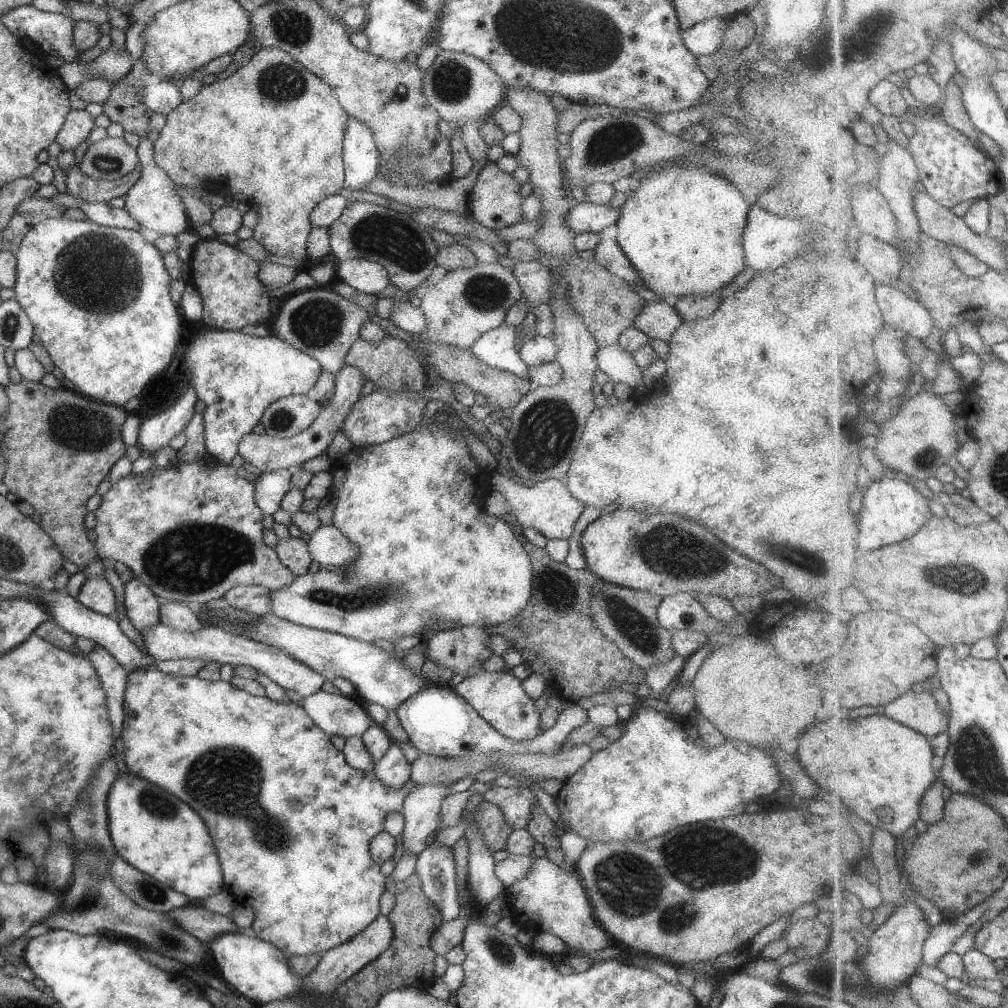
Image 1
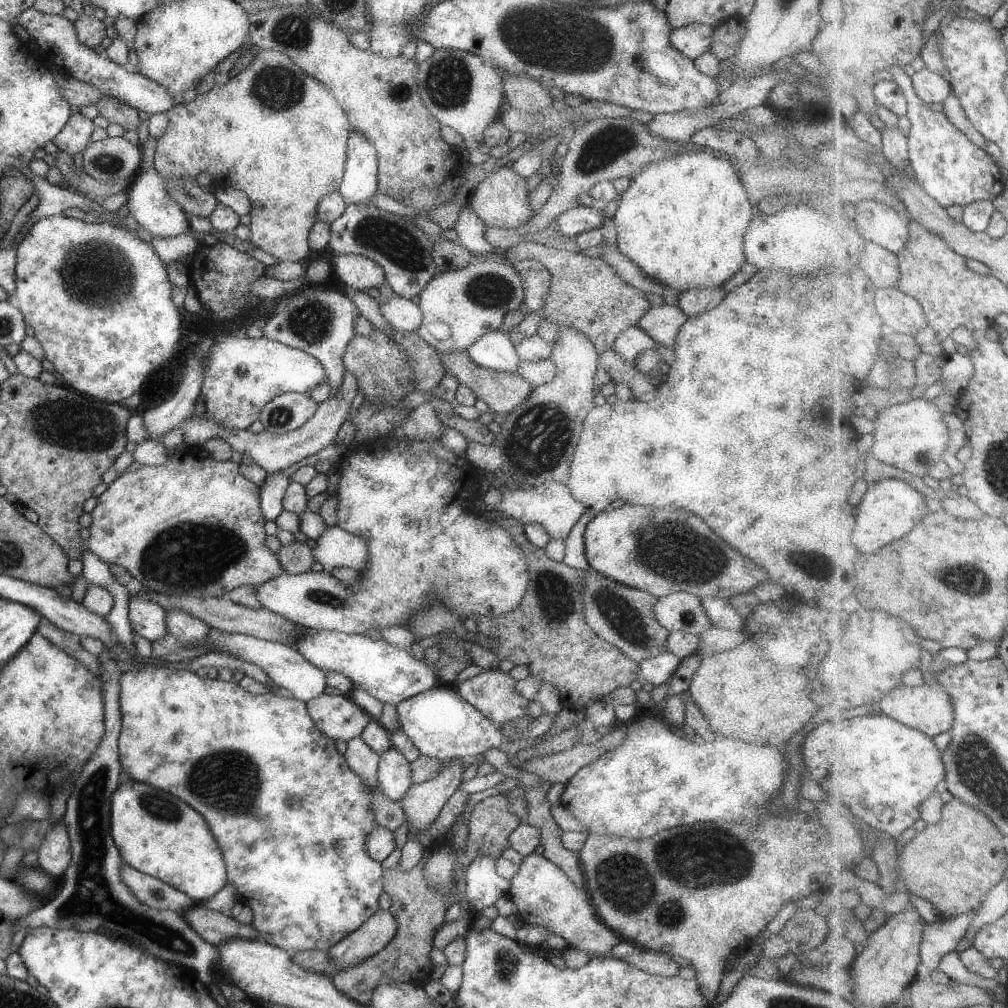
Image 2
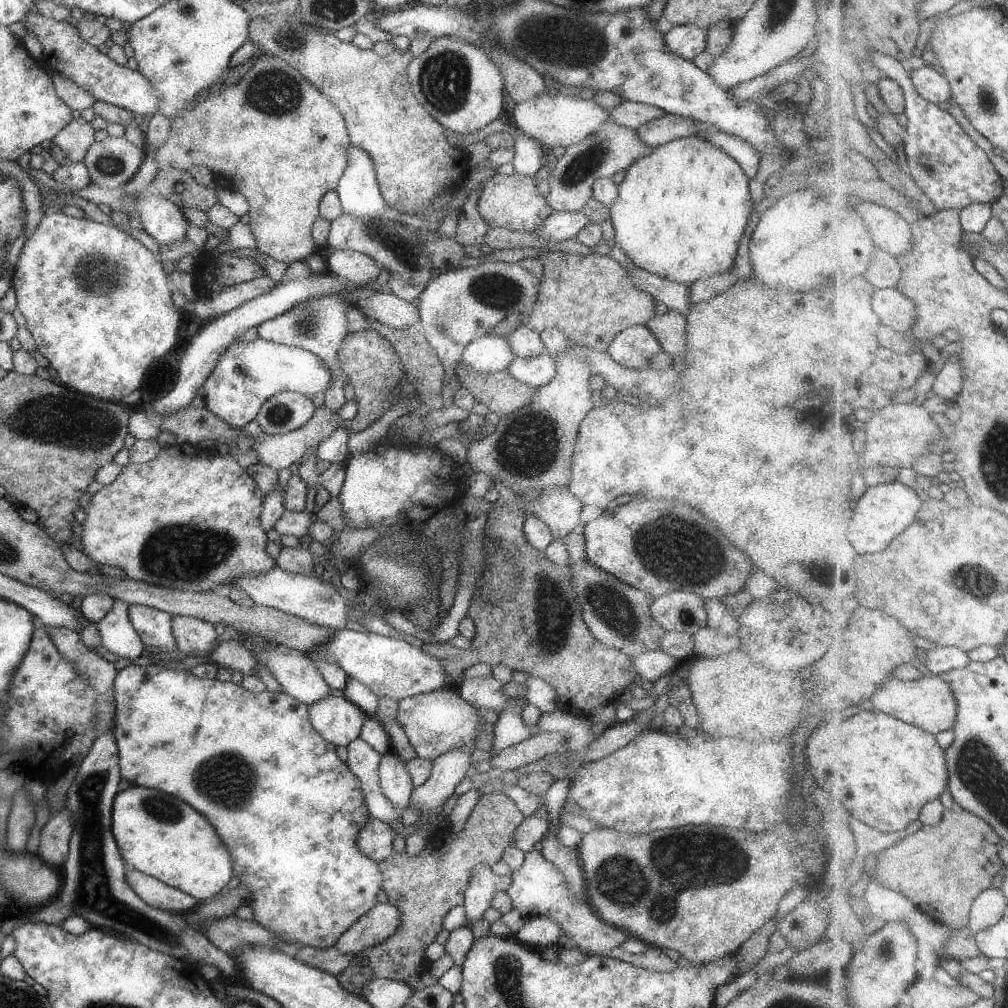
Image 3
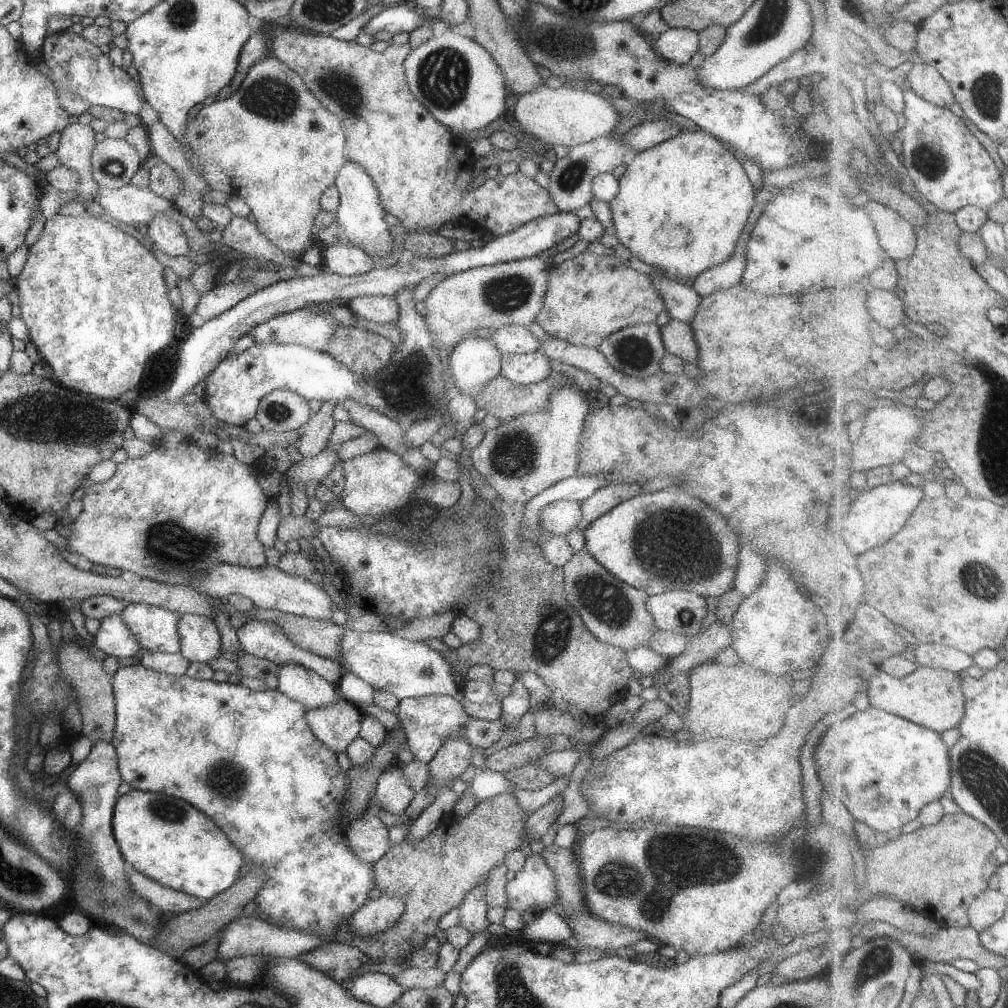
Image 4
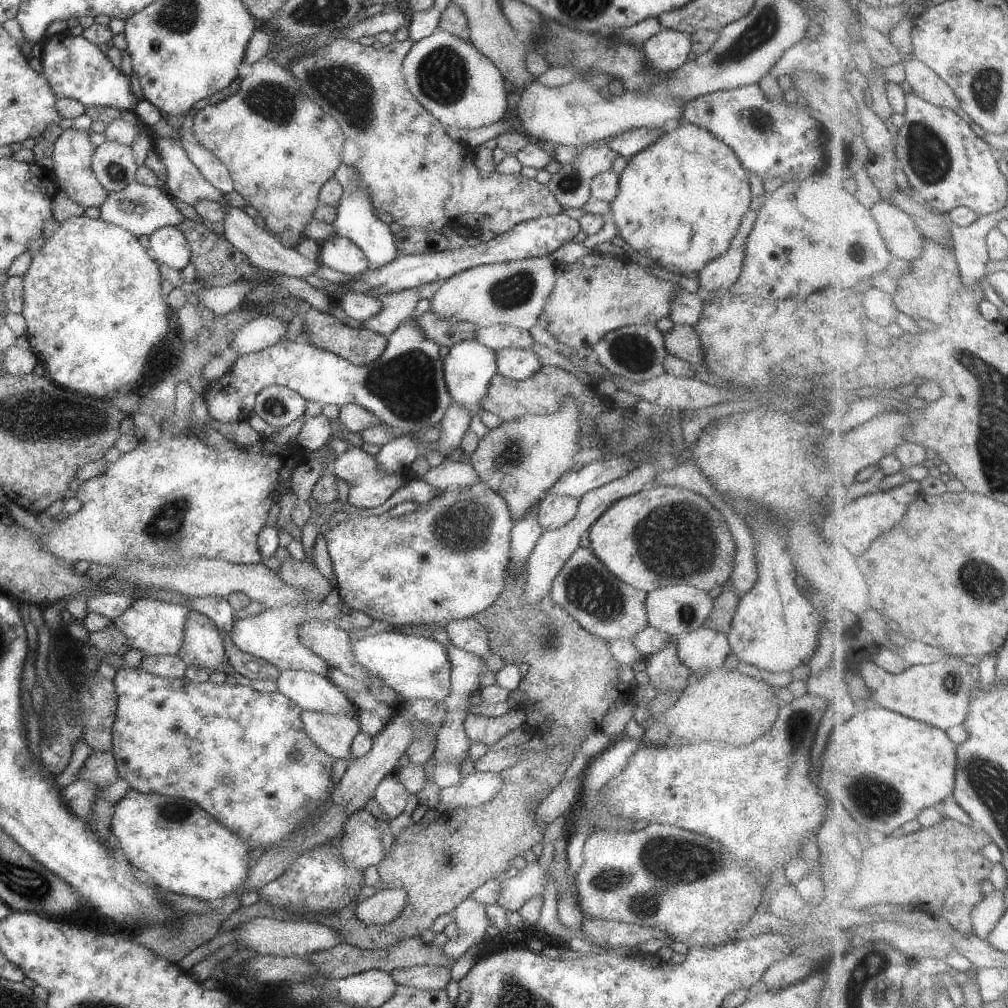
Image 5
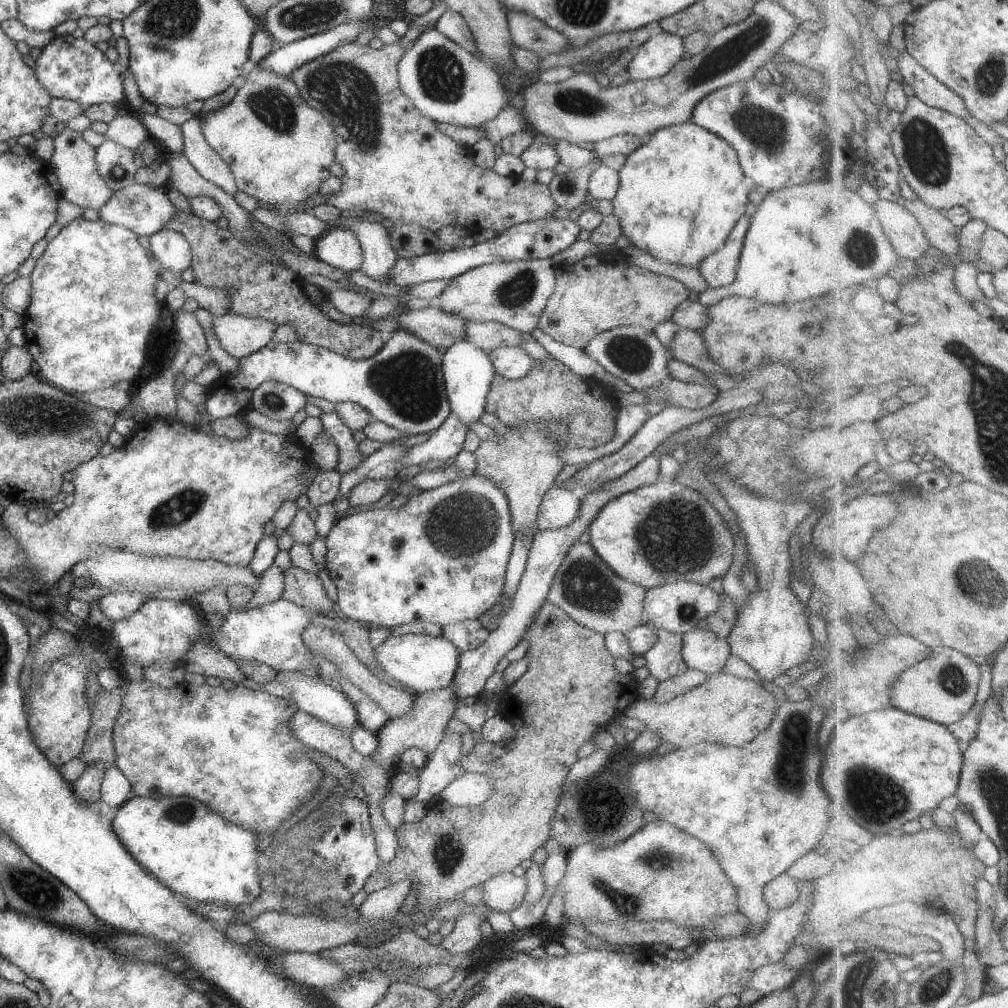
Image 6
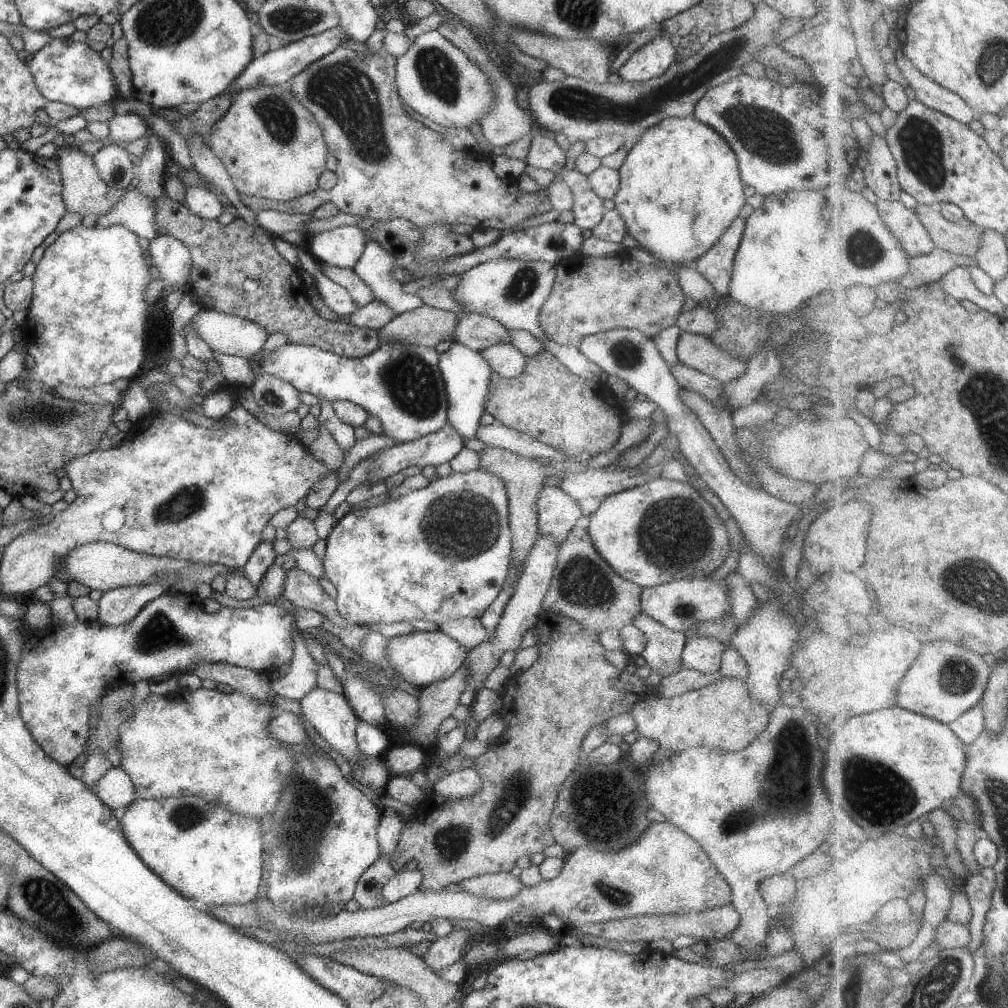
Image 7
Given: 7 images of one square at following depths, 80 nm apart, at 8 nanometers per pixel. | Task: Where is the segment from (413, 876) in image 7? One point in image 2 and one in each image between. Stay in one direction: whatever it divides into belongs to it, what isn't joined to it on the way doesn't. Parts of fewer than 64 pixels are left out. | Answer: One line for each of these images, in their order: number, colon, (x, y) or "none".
2: (369, 938)
3: (379, 922)
4: (374, 916)
5: (380, 908)
6: (381, 904)

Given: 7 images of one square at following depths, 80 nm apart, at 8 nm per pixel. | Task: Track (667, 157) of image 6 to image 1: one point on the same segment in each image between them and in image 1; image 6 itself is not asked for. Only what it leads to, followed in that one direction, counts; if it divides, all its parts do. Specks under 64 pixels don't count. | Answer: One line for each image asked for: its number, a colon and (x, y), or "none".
1: (681, 229)
2: (681, 221)
3: (681, 212)
4: (681, 205)
5: (679, 202)

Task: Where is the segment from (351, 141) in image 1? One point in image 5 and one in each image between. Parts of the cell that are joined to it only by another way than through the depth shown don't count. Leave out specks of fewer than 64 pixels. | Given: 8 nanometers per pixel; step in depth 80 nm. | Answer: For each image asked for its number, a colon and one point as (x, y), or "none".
2: (358, 184)
3: (357, 189)
4: (359, 212)
5: (356, 218)

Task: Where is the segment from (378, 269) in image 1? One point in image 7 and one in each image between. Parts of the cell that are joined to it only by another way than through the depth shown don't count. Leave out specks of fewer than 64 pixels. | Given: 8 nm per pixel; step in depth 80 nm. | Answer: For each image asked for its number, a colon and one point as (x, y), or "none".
2: (356, 272)
3: (358, 269)
4: (343, 259)
5: (339, 253)
6: (339, 248)
7: (340, 247)

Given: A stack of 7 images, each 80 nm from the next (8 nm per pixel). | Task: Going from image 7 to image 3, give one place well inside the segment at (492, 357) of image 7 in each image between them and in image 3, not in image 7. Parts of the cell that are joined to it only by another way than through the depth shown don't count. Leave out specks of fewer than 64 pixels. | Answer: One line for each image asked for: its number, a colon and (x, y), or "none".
3: (535, 371)
4: (529, 368)
5: (517, 365)
6: (510, 362)

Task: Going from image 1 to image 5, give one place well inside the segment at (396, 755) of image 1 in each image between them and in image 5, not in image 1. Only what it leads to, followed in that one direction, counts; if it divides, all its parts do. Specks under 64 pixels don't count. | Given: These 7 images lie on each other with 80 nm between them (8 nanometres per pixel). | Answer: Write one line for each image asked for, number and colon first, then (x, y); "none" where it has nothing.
2: (393, 773)
3: (395, 784)
4: (391, 789)
5: (390, 795)

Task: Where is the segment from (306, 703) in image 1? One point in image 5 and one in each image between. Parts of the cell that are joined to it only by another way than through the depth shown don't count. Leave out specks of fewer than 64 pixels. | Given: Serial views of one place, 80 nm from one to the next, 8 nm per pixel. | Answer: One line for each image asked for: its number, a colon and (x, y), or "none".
2: (339, 718)
3: (338, 721)
4: (336, 724)
5: (333, 733)

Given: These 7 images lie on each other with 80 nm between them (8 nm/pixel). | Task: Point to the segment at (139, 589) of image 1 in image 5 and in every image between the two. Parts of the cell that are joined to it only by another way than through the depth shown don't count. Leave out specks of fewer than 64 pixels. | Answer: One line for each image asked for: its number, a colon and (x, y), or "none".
2: (146, 617)
3: (153, 627)
4: (155, 628)
5: (153, 627)

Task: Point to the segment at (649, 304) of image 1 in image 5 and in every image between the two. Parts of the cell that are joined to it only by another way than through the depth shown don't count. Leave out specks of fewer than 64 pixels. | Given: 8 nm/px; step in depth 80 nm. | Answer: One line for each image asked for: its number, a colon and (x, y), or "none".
2: (660, 323)
3: (668, 328)
4: (677, 337)
5: (681, 341)

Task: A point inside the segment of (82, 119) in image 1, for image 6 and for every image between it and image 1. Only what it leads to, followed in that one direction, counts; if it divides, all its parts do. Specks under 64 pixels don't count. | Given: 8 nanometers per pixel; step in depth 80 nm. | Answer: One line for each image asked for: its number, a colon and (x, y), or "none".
2: (73, 137)
3: (73, 139)
4: (75, 143)
5: (71, 157)
6: (72, 159)

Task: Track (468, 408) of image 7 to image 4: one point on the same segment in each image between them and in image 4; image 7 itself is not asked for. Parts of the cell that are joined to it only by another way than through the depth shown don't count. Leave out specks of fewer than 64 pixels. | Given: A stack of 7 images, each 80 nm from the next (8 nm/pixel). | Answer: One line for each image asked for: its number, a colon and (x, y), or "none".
4: (473, 362)
5: (468, 366)
6: (467, 371)

